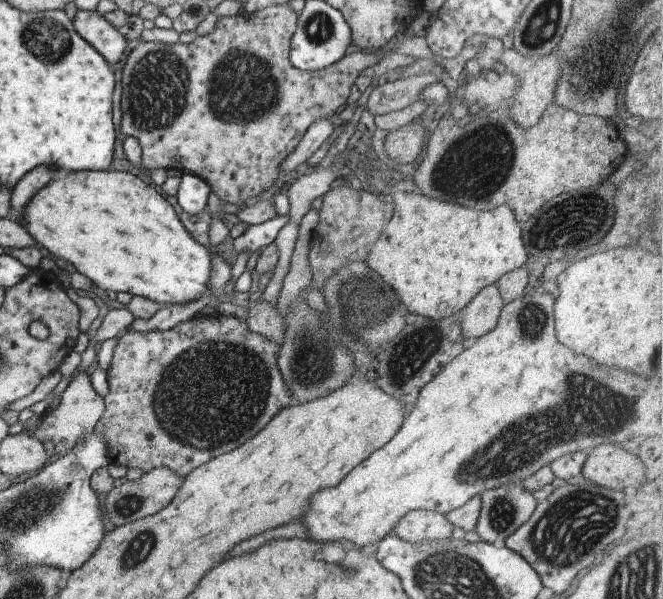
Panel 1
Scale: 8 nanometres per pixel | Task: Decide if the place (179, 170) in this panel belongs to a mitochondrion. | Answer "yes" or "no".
no

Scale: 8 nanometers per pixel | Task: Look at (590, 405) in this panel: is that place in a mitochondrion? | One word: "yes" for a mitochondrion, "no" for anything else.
yes

